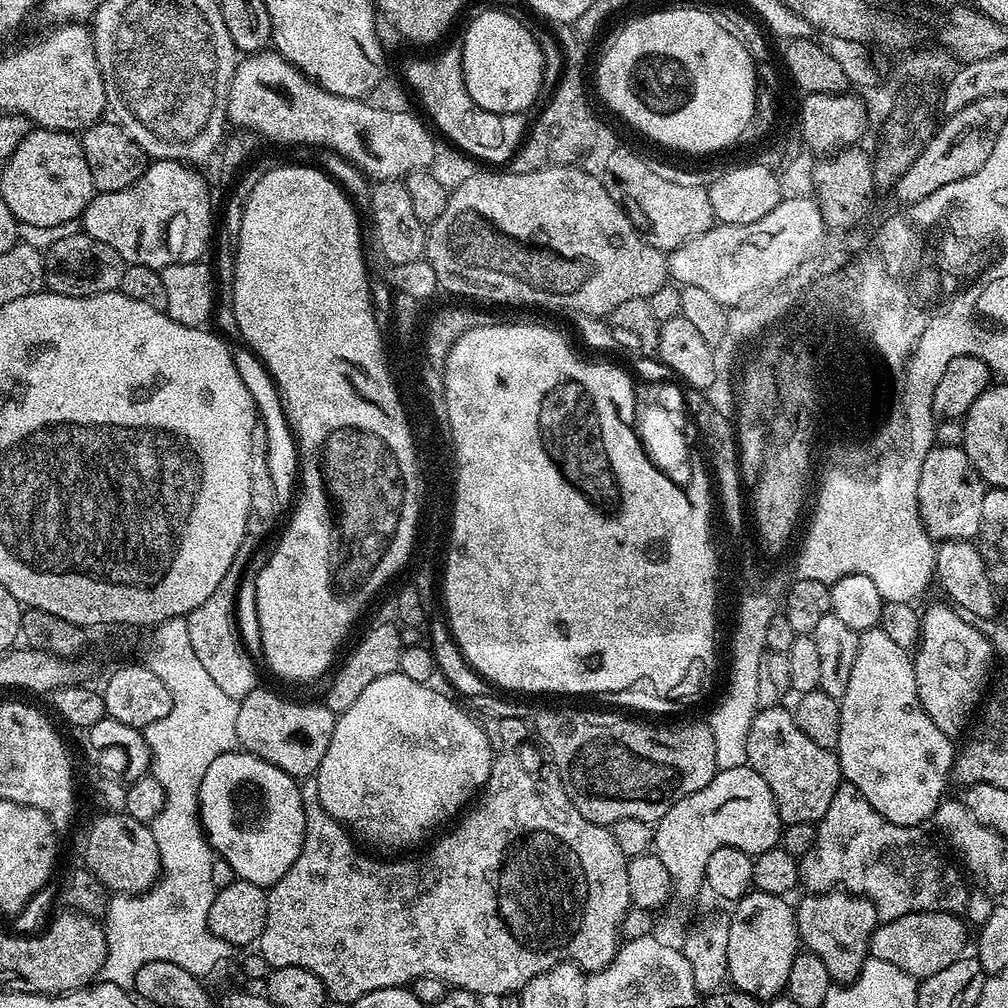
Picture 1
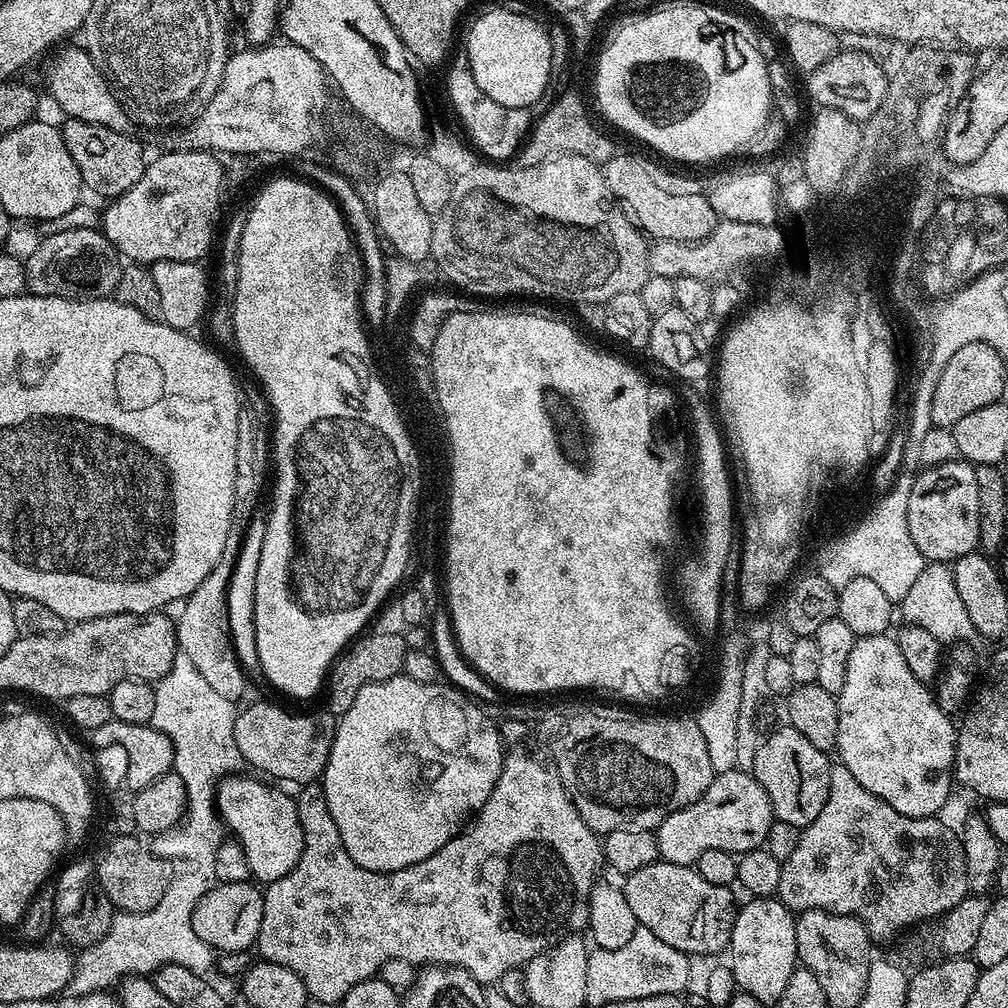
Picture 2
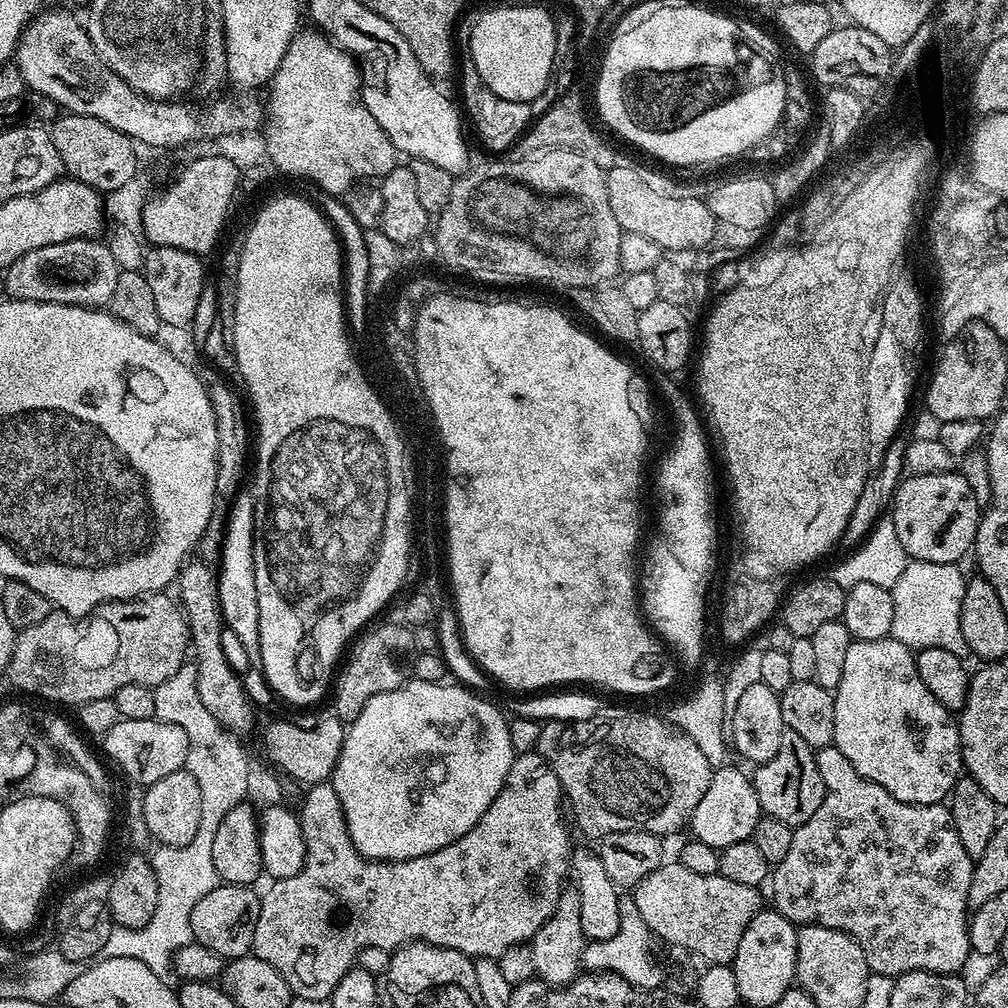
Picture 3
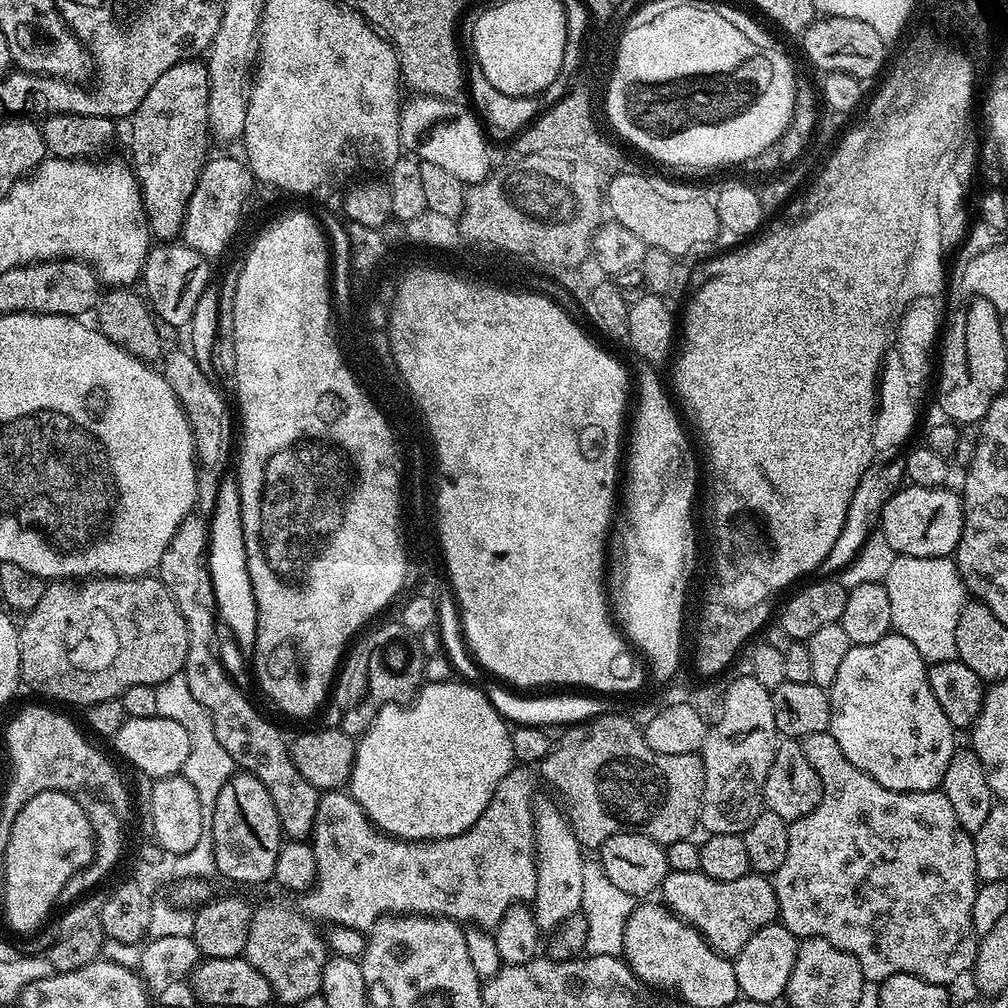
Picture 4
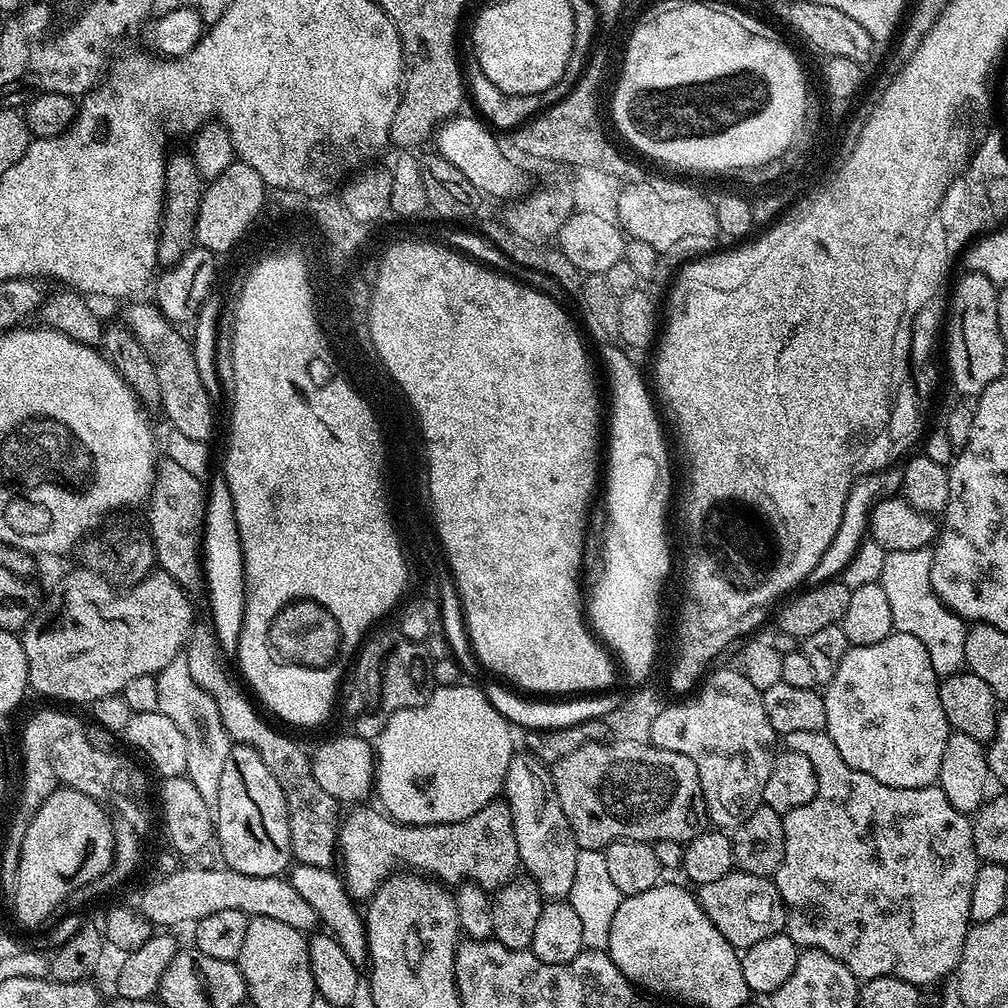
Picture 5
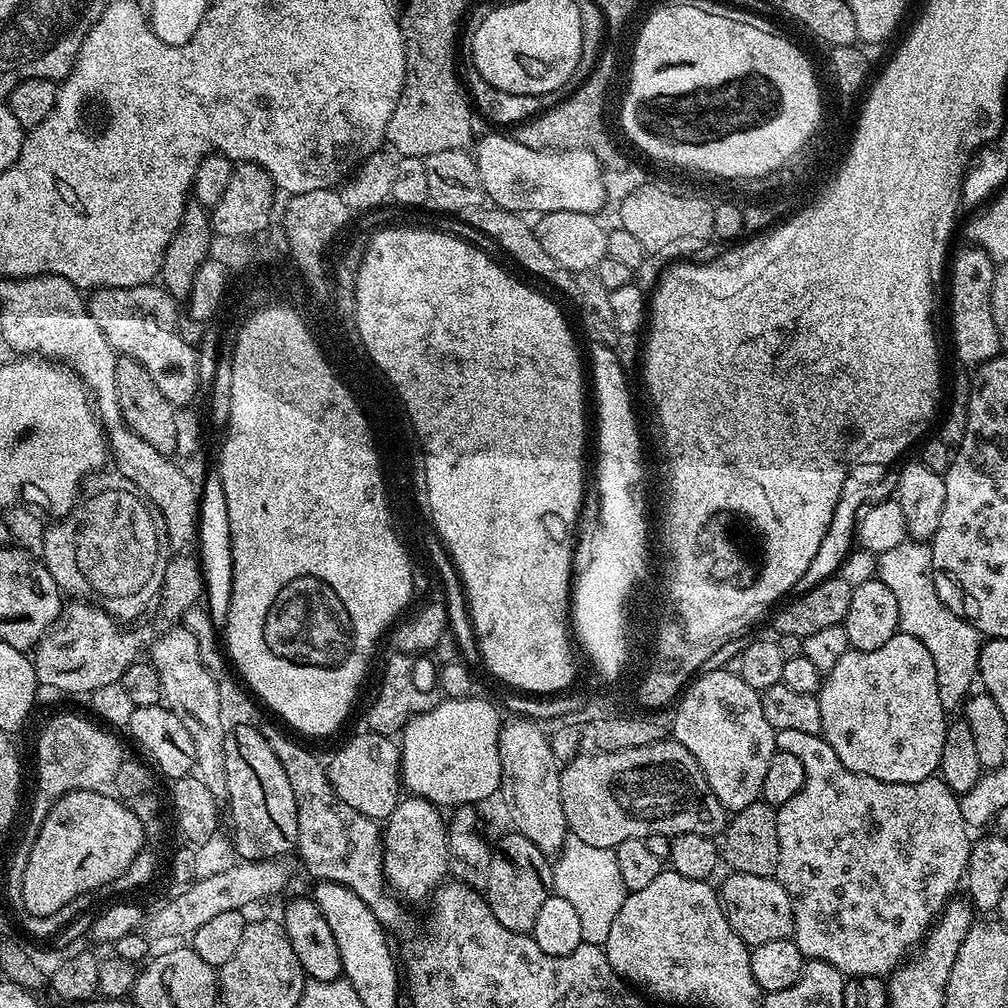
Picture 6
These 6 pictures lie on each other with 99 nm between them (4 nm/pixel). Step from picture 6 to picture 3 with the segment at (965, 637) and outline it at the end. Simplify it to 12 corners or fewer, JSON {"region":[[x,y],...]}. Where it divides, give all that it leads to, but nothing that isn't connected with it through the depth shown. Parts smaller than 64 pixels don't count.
{"region":[[909,559],[891,639],[969,655],[959,563]]}

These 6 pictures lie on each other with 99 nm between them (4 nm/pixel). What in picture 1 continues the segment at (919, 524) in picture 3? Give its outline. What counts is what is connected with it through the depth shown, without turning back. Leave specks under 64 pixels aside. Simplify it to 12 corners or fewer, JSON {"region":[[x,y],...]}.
{"region":[[963,447],[929,450],[918,506],[933,541],[979,534],[986,485]]}

